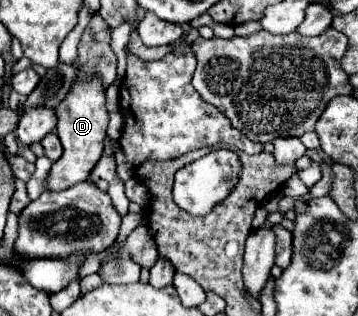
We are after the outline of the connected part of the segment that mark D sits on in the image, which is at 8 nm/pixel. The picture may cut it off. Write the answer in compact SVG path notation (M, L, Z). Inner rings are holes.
M76 67L78 75L74 81L74 87L66 95L66 99L56 107L56 133L62 141L64 153L62 157L52 165L50 171L50 181L46 189L64 189L72 187L74 183L86 181L94 163L98 163L102 149L104 149L104 139L106 139L106 127L108 127L108 111L106 111L106 87L102 83L100 75L86 75L80 67Z

